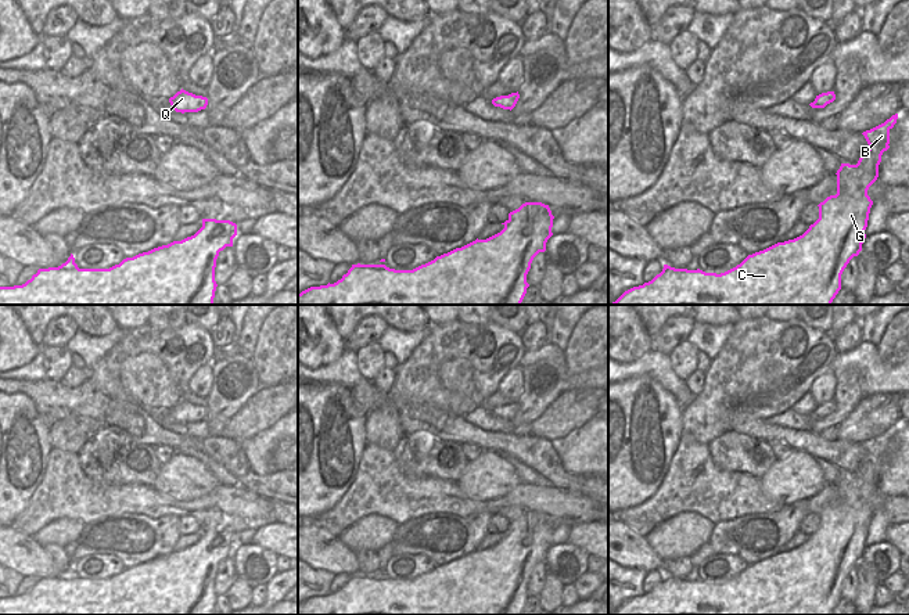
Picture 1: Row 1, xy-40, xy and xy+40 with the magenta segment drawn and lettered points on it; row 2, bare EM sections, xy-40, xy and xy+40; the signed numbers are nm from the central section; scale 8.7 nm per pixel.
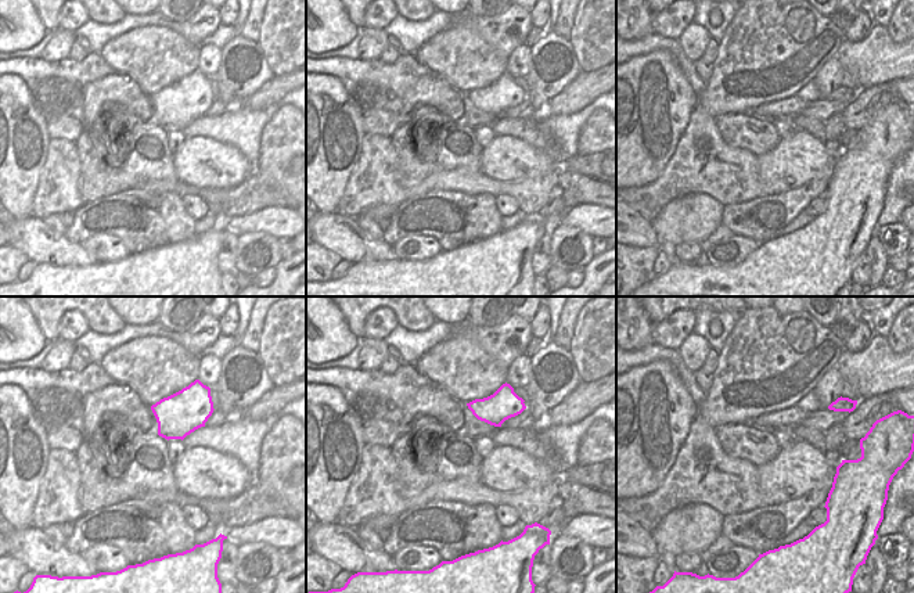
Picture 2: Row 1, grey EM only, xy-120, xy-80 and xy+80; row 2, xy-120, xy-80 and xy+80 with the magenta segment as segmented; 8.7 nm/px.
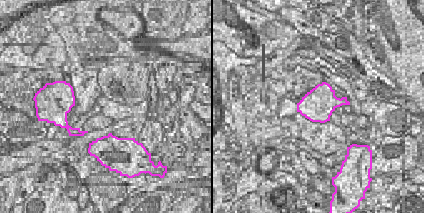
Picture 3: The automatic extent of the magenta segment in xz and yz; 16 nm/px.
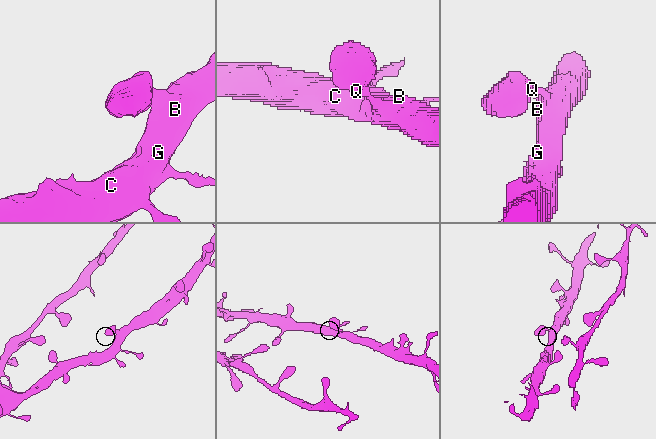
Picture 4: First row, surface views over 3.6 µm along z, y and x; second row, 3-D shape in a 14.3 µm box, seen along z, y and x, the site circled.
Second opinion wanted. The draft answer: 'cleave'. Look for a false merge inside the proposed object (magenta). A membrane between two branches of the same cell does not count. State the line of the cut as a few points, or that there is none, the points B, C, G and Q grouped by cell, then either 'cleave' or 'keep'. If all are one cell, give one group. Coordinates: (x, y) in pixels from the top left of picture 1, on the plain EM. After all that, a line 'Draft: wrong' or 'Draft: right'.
no cut; B C G Q; keep
Draft: wrong

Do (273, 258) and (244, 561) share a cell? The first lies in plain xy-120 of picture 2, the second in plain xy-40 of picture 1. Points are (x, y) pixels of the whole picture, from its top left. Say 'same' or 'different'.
same

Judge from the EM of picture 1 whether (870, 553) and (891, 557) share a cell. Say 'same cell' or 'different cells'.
same cell

